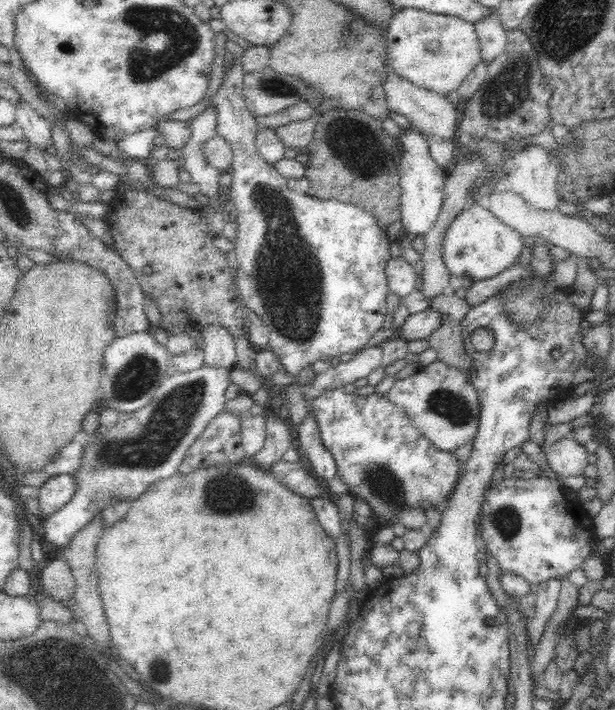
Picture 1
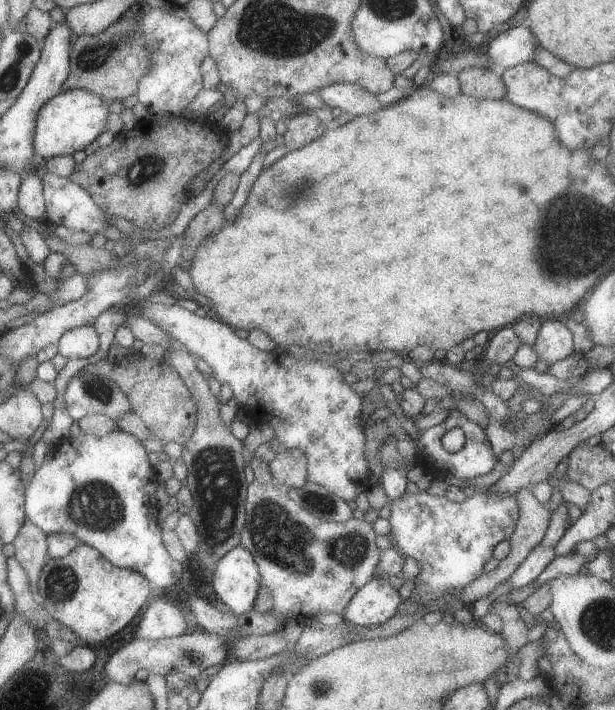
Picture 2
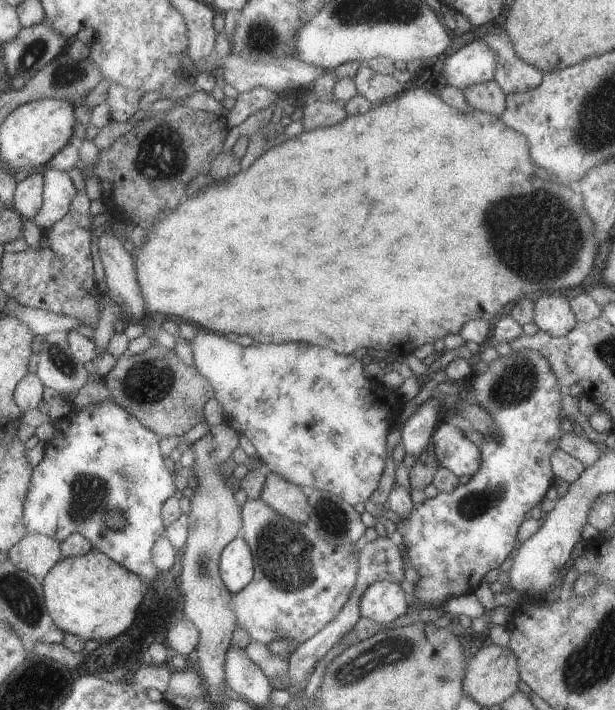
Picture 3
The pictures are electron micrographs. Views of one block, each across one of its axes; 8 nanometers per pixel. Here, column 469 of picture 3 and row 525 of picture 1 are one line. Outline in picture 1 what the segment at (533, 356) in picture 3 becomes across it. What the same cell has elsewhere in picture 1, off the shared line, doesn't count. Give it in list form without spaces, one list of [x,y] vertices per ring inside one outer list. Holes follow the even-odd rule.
[[[342,387],[333,388],[325,390],[317,397],[314,397],[309,402],[308,409],[315,420],[323,445],[335,460],[338,477],[340,477],[340,480],[347,486],[347,492],[349,492],[349,494],[368,504],[372,511],[372,518],[377,521],[377,527],[390,525],[397,528],[396,512],[400,512],[400,510],[404,510],[404,508],[418,508],[424,511],[428,510],[428,508],[436,508],[436,506],[438,506],[443,510],[443,507],[448,504],[452,492],[454,492],[456,486],[458,486],[458,480],[460,480],[464,473],[463,464],[460,463],[460,459],[458,459],[456,453],[444,452],[443,450],[438,450],[435,446],[432,446],[432,443],[428,438],[426,438],[426,436],[416,428],[416,425],[412,423],[412,419],[406,414],[406,411],[390,402],[390,399],[388,399],[387,396],[375,392],[370,395],[362,396],[353,392],[346,393]],[[540,470],[534,478],[511,477],[490,484],[479,510],[480,538],[485,550],[496,559],[501,569],[519,574],[530,584],[538,584],[549,578],[562,578],[580,567],[591,553],[594,538],[592,519],[583,505],[566,496],[559,479],[552,479],[544,473],[545,470]]]

